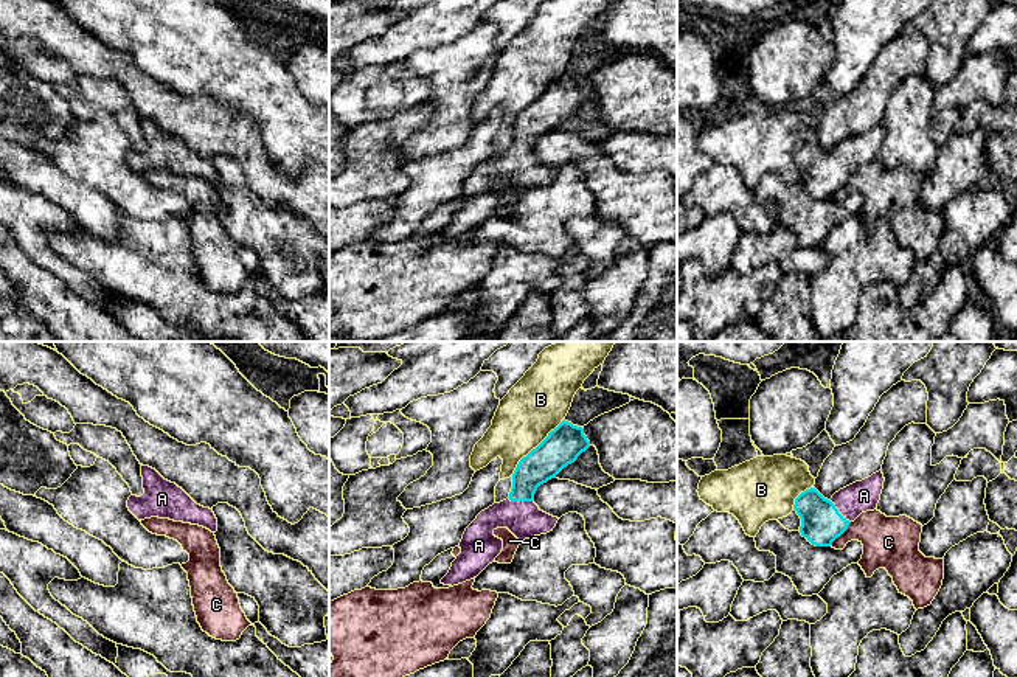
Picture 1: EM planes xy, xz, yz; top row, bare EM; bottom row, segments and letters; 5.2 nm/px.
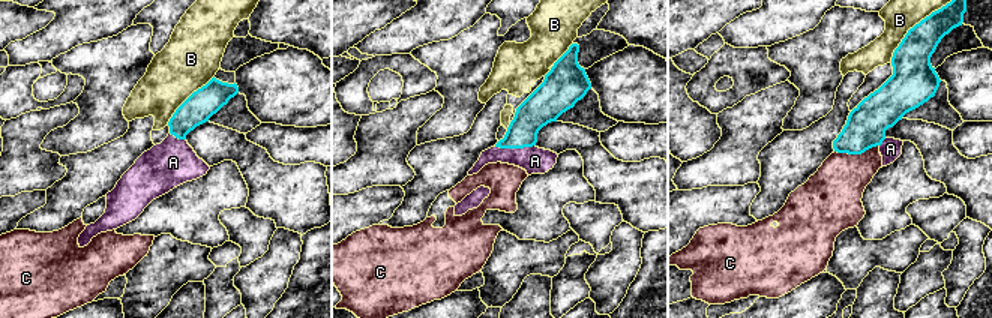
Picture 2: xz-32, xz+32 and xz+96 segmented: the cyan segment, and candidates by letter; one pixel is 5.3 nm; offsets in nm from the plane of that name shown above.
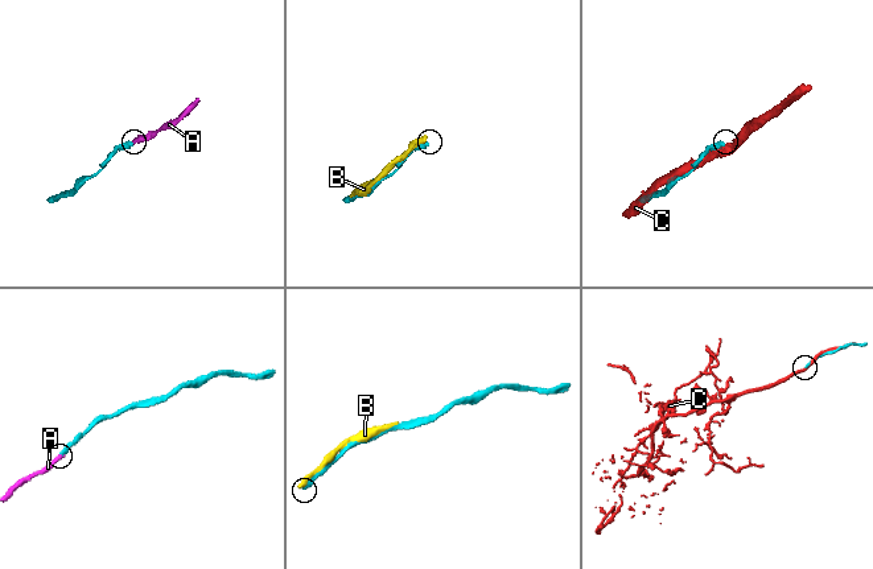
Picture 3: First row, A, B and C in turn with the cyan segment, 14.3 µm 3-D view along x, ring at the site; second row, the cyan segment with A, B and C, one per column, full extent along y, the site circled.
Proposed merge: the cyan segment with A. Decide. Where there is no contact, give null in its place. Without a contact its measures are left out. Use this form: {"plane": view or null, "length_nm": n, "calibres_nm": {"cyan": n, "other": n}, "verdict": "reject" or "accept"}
{"plane": "xz", "length_nm": 130, "calibres_nm": {"cyan": 180, "other": 190}, "verdict": "accept"}

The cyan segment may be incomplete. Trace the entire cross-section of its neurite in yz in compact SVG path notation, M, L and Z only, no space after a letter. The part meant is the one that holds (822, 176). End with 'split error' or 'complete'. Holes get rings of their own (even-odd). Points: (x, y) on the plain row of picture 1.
M879 123L840 141L831 152L815 140L806 141L793 157L801 171L801 188L815 199L831 199L862 165L877 160L883 134L883 126Z | split error

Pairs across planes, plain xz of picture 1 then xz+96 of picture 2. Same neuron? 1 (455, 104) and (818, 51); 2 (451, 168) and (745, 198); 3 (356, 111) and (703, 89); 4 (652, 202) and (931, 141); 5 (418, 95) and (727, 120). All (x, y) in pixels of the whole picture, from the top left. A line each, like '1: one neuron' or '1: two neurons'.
1: one neuron
2: two neurons
3: one neuron
4: one neuron
5: two neurons

